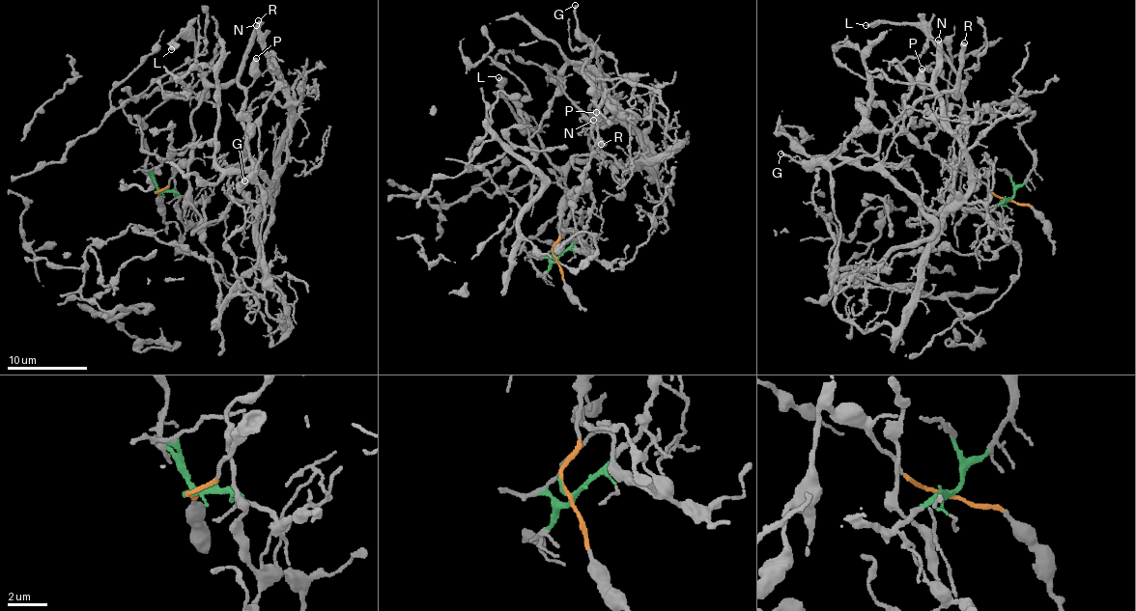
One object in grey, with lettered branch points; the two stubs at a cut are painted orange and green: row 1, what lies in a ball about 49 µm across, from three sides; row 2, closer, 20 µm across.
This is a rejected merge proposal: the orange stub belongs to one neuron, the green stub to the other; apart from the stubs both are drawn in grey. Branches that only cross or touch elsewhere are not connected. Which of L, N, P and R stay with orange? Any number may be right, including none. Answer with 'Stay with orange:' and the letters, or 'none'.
Stay with orange: L, P, R

